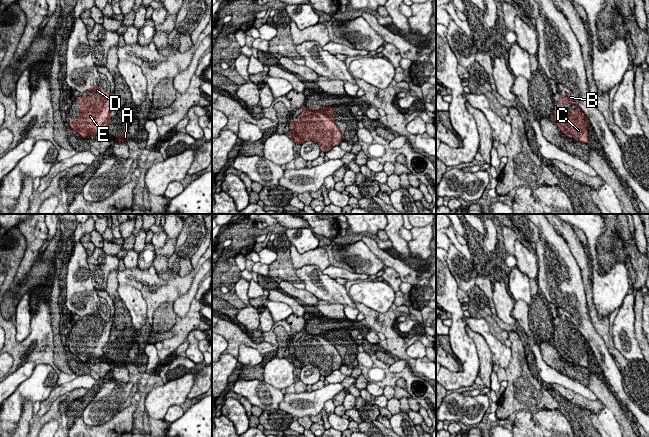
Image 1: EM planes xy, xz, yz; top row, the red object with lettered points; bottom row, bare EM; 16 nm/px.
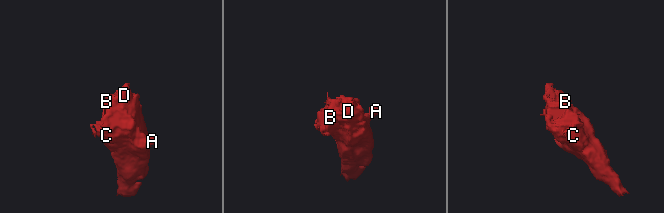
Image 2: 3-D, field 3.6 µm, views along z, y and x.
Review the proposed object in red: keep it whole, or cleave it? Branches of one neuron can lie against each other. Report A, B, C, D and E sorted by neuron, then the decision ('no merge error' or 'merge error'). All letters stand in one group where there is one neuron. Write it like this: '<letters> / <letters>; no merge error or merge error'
A B C D E; no merge error

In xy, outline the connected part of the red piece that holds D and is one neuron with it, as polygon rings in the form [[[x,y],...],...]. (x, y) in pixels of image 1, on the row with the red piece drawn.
[[[93,86],[88,91],[80,93],[94,94],[93,97],[77,97],[76,104],[80,105],[80,114],[76,114],[73,122],[67,120],[74,133],[82,138],[89,138],[92,134],[102,134],[106,137],[108,133],[110,110],[113,98],[111,91],[108,93],[101,86]]]

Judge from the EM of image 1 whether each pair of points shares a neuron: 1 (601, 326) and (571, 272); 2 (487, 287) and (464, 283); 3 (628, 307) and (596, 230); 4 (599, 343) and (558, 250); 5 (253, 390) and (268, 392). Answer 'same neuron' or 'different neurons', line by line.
1: different neurons
2: different neurons
3: different neurons
4: same neuron
5: same neuron

